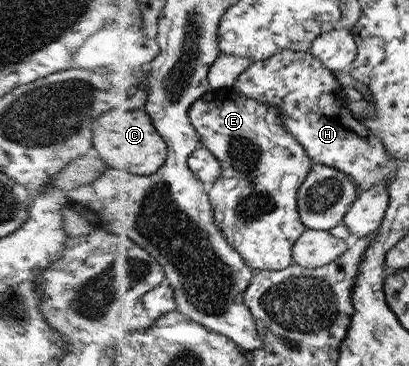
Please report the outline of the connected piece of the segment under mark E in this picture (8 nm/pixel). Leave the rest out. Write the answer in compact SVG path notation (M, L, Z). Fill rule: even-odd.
M235 87L213 92L192 106L192 123L196 125L203 146L212 149L224 164L224 175L209 188L216 207L216 220L236 249L251 267L281 271L295 264L296 242L309 230L300 211L300 188L312 174L315 160L284 124L284 110L266 102L243 96Z

